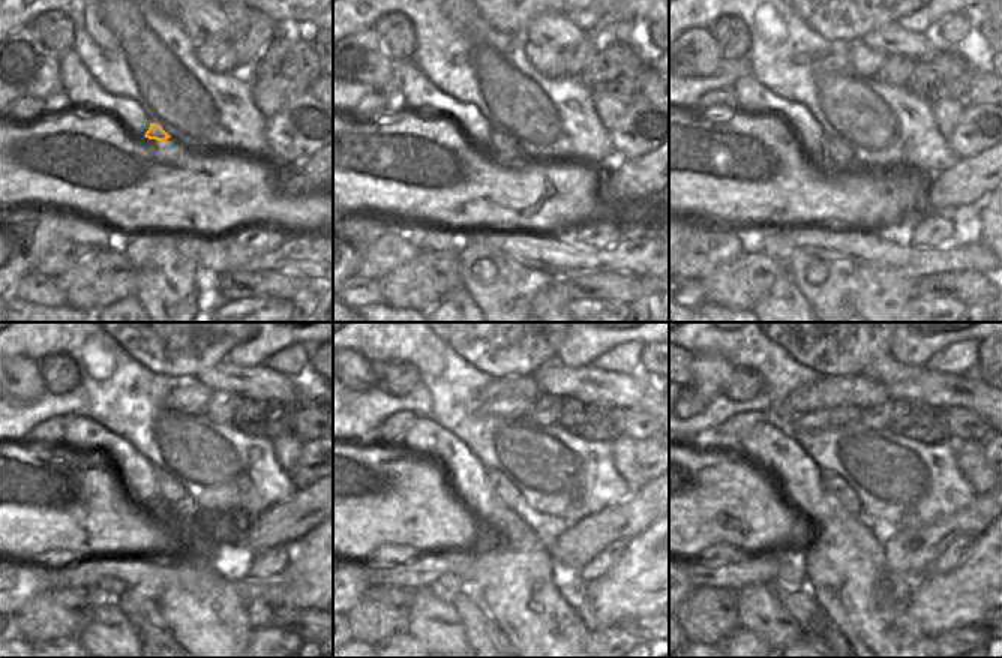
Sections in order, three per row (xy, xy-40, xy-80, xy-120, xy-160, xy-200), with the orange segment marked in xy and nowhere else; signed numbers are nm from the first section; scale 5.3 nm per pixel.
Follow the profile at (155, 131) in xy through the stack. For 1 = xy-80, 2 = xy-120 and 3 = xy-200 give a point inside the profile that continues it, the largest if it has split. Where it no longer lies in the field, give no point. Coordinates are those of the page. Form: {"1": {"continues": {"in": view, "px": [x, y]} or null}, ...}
{"1": {"continues": {"in": "xy-80", "px": [837, 152]}}, "2": {"continues": {"in": "xy-120", "px": [173, 493]}}, "3": {"continues": {"in": "xy-200", "px": [833, 484]}}}

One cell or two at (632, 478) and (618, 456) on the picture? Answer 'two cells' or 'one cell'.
one cell

